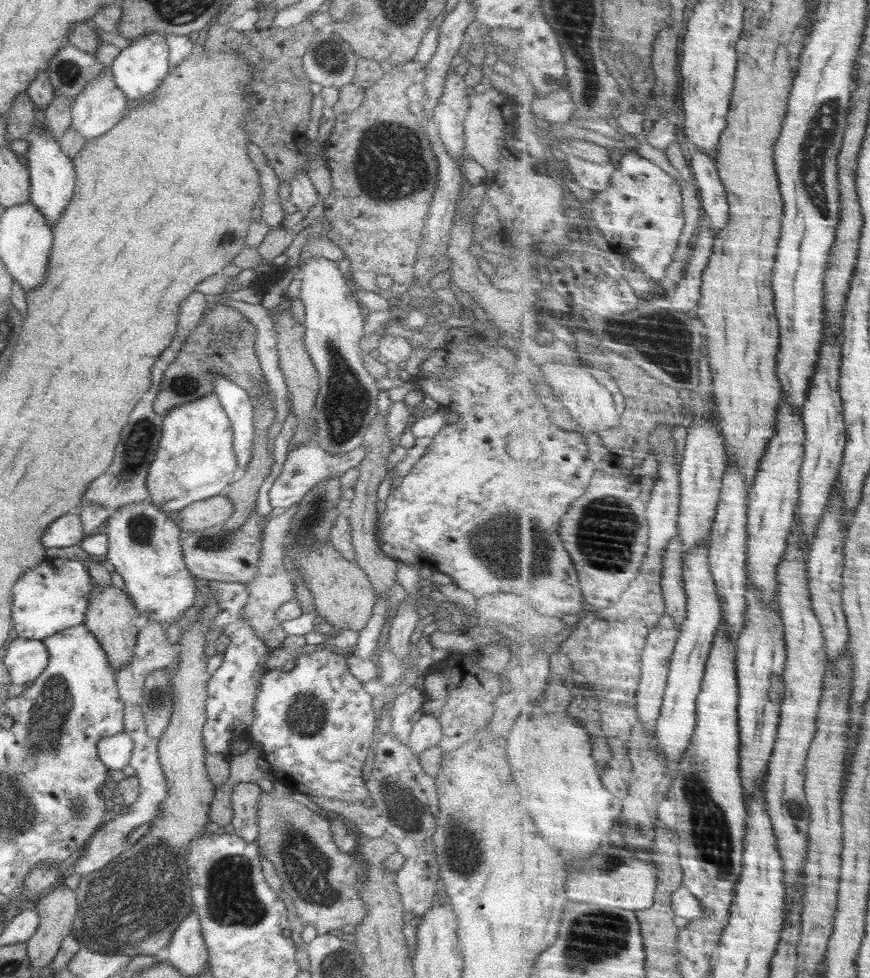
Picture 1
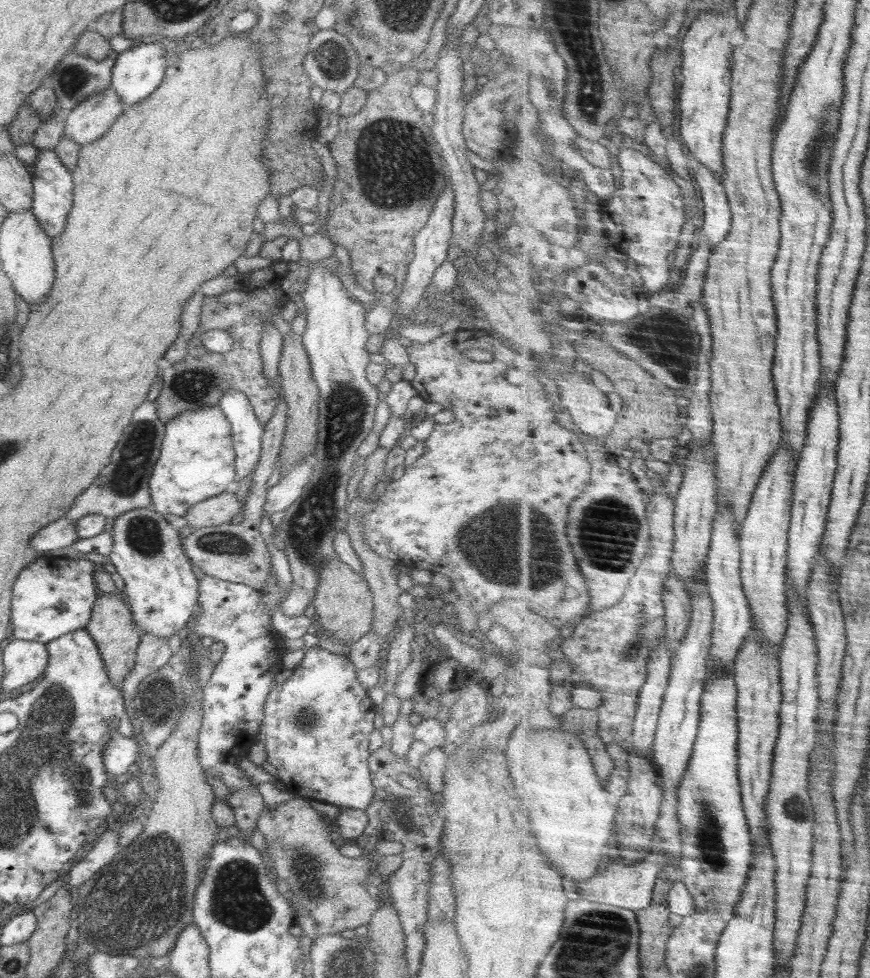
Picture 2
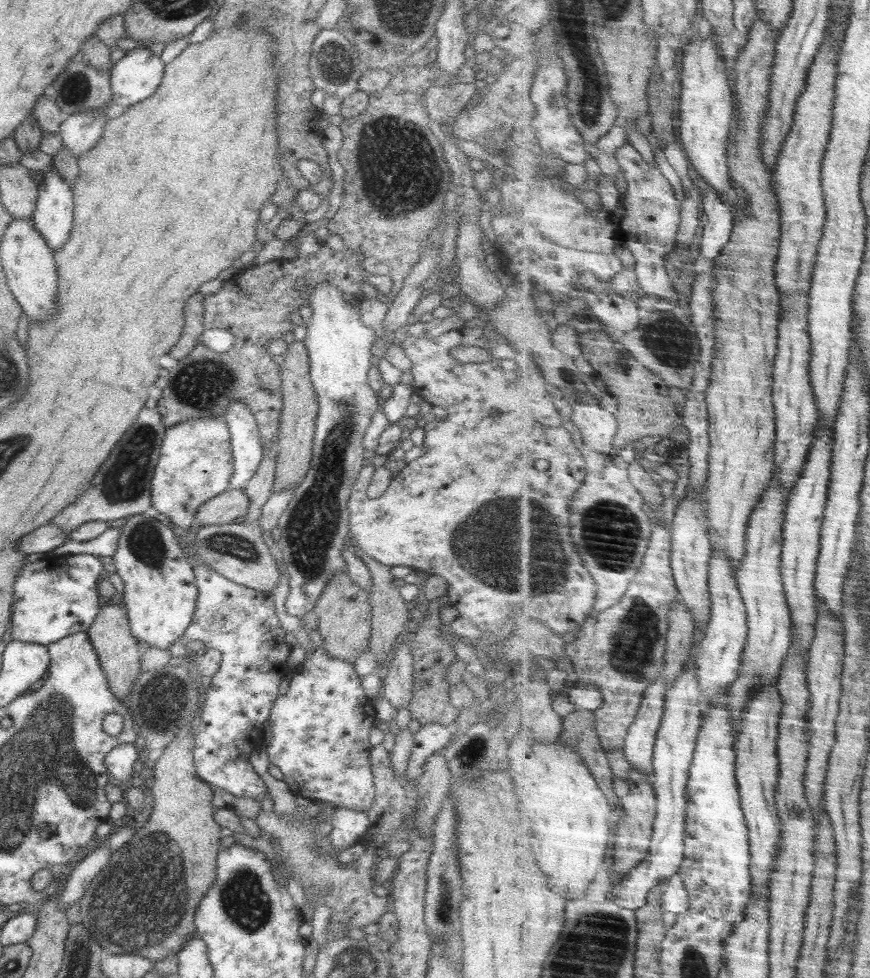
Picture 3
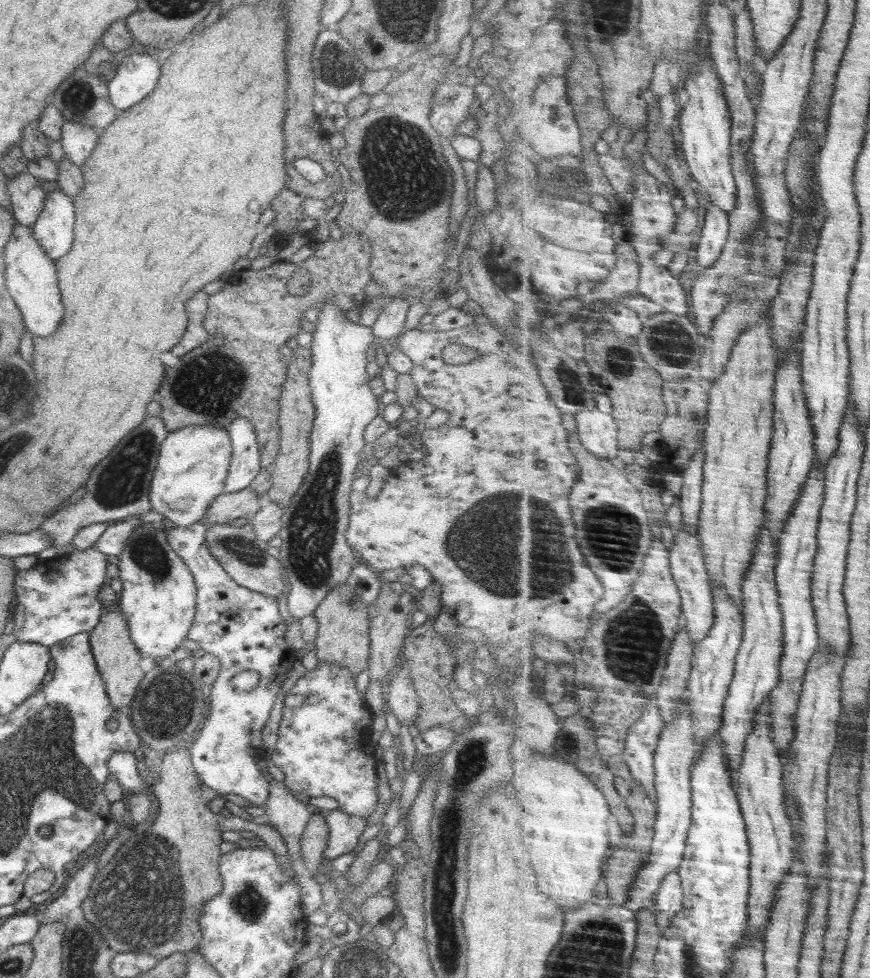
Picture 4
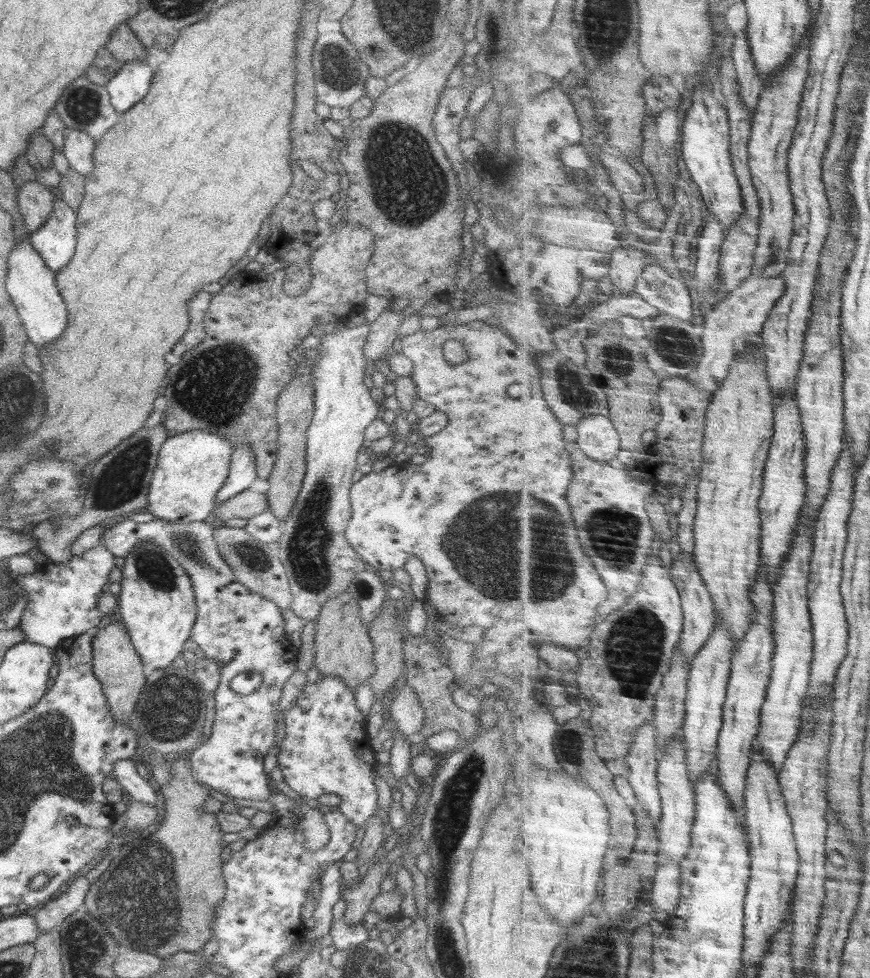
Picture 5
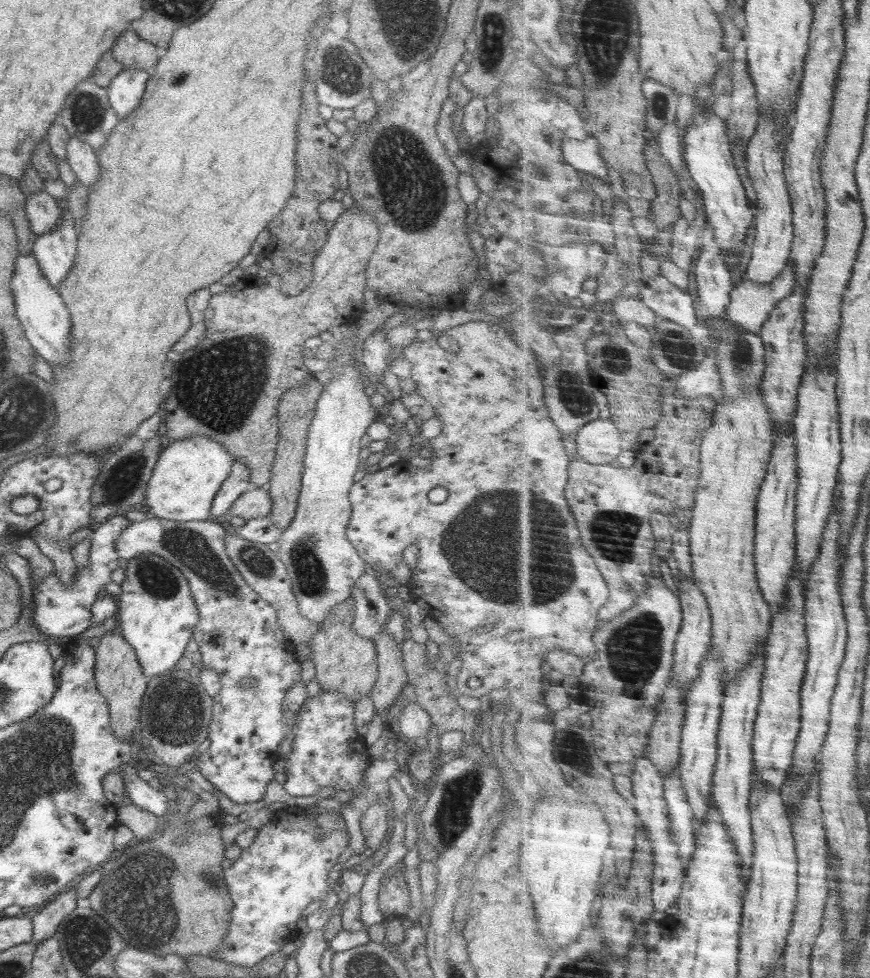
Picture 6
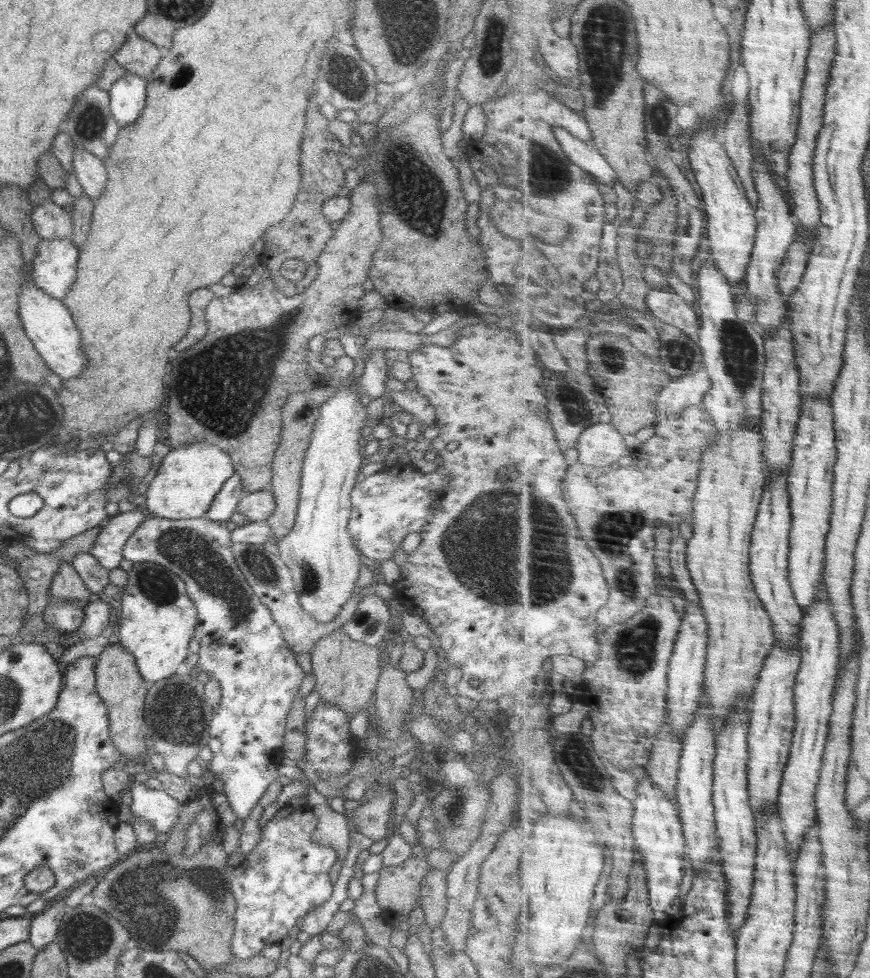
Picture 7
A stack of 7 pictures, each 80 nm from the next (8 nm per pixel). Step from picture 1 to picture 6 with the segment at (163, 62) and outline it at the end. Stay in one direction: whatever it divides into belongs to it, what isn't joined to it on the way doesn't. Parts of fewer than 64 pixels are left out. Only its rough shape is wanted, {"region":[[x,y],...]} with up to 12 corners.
{"region":[[123,67],[107,86],[120,118],[138,108],[151,73]]}

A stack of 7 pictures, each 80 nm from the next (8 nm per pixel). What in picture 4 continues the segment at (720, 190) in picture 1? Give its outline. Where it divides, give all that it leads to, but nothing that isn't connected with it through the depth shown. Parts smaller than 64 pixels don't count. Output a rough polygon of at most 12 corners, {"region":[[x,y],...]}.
{"region":[[711,203],[698,252],[712,268],[730,240],[730,213]]}

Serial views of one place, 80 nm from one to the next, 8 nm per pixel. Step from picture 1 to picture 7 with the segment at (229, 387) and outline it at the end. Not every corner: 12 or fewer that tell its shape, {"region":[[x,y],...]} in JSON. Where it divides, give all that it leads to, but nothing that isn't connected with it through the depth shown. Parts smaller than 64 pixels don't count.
{"region":[[234,473],[215,494],[206,518],[230,520],[244,495]]}

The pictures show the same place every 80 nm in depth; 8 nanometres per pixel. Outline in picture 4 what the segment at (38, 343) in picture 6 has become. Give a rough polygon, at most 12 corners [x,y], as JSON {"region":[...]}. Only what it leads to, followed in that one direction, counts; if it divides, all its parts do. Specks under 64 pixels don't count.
{"region":[[17,223],[3,259],[6,288],[34,336],[64,316],[58,267]]}

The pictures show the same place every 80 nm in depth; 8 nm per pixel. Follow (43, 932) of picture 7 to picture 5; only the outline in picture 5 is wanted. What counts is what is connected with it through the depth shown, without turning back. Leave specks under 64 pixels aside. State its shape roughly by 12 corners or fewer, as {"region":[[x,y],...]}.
{"region":[[74,879],[35,916],[40,932],[83,908],[91,884]]}

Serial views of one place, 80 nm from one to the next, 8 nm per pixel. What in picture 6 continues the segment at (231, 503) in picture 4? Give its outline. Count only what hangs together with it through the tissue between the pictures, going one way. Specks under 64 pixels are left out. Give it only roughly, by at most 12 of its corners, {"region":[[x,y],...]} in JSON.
{"region":[[253,488],[229,508],[246,521],[268,517],[269,491]]}

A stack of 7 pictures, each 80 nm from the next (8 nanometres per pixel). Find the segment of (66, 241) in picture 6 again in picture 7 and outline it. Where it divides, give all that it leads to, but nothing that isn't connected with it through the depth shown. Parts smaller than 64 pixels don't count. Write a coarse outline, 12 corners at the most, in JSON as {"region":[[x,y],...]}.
{"region":[[70,239],[38,243],[31,278],[63,302],[77,277]]}

